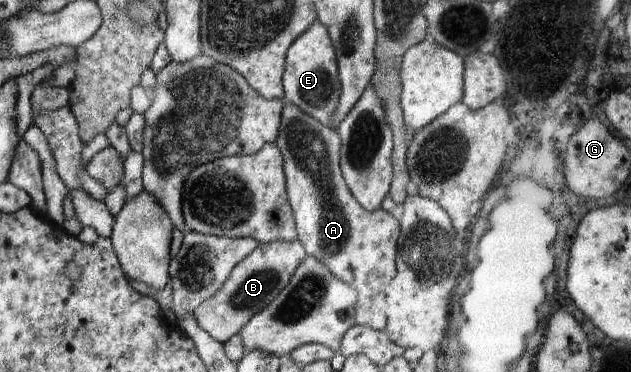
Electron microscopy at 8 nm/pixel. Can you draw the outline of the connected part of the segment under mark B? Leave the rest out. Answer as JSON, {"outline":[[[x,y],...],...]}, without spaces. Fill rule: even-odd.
{"outline":[[[298,240],[258,243],[251,254],[235,265],[223,286],[210,299],[195,308],[193,316],[198,325],[217,342],[224,343],[229,340],[240,332],[255,313],[277,298],[305,255],[306,250]]]}

